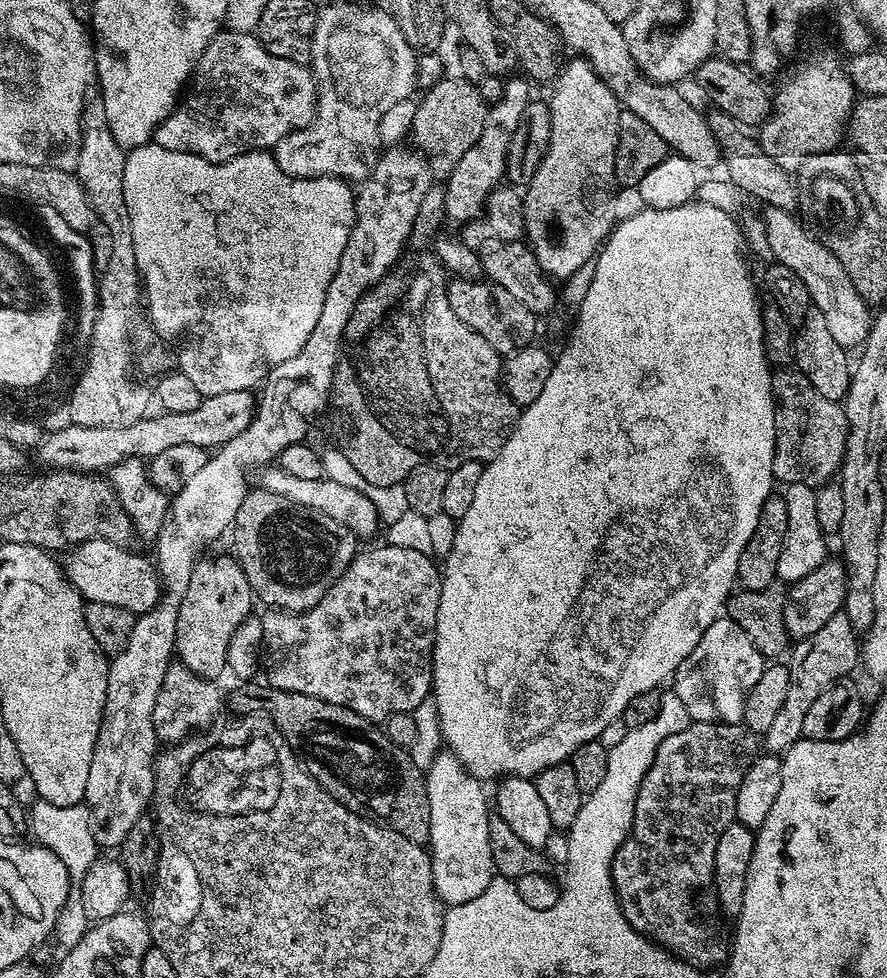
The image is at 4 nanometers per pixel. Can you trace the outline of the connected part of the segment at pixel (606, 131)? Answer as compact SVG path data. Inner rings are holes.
M572 58L572 61L570 60L561 67L558 75L555 77L554 83L551 85L551 87L553 86L552 100L549 99L547 101L547 106L550 110L548 152L542 158L538 170L533 174L532 179L528 181L526 191L523 193L524 236L526 237L526 243L531 252L536 255L536 261L540 269L543 270L544 275L556 282L567 280L568 276L574 274L580 266L591 261L599 253L604 241L607 240L609 234L611 234L613 228L618 223L618 215L616 216L616 192L618 193L618 185L616 183L616 175L614 174L614 154L618 146L618 118L620 117L622 106L616 100L616 96L610 90L610 86L606 86L606 82L592 69L588 60L583 58Z

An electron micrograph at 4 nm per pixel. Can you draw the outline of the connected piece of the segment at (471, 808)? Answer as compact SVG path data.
M441 750L426 768L428 797L430 798L430 838L426 845L432 858L432 882L436 897L445 905L465 904L470 898L478 898L494 878L490 854L490 800L484 797L485 785L470 775L453 752Z

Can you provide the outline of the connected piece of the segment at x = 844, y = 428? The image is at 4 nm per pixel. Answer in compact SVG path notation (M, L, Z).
M785 367L783 370L776 370L772 373L772 399L776 401L776 445L774 446L774 466L772 467L772 475L777 481L781 480L781 485L801 484L802 486L810 486L811 488L823 488L825 484L837 479L840 467L844 461L844 451L846 450L846 438L848 437L848 413L837 401L830 398L822 398L822 394L818 394L818 390L814 390L814 386L810 386L810 378L806 378L795 367Z

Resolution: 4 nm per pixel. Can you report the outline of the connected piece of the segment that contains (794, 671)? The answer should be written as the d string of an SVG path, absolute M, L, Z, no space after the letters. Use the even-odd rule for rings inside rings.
M838 615L830 618L822 630L817 630L802 641L799 641L791 649L792 660L787 661L788 673L790 674L790 687L786 693L786 703L780 707L779 713L770 725L770 730L762 733L762 740L769 753L783 754L794 742L798 742L805 735L806 725L812 715L814 701L818 694L826 690L836 681L845 679L852 667L857 667L862 656L862 646L858 641L858 634L854 626L850 626L850 618ZM796 647L796 649L794 649Z

